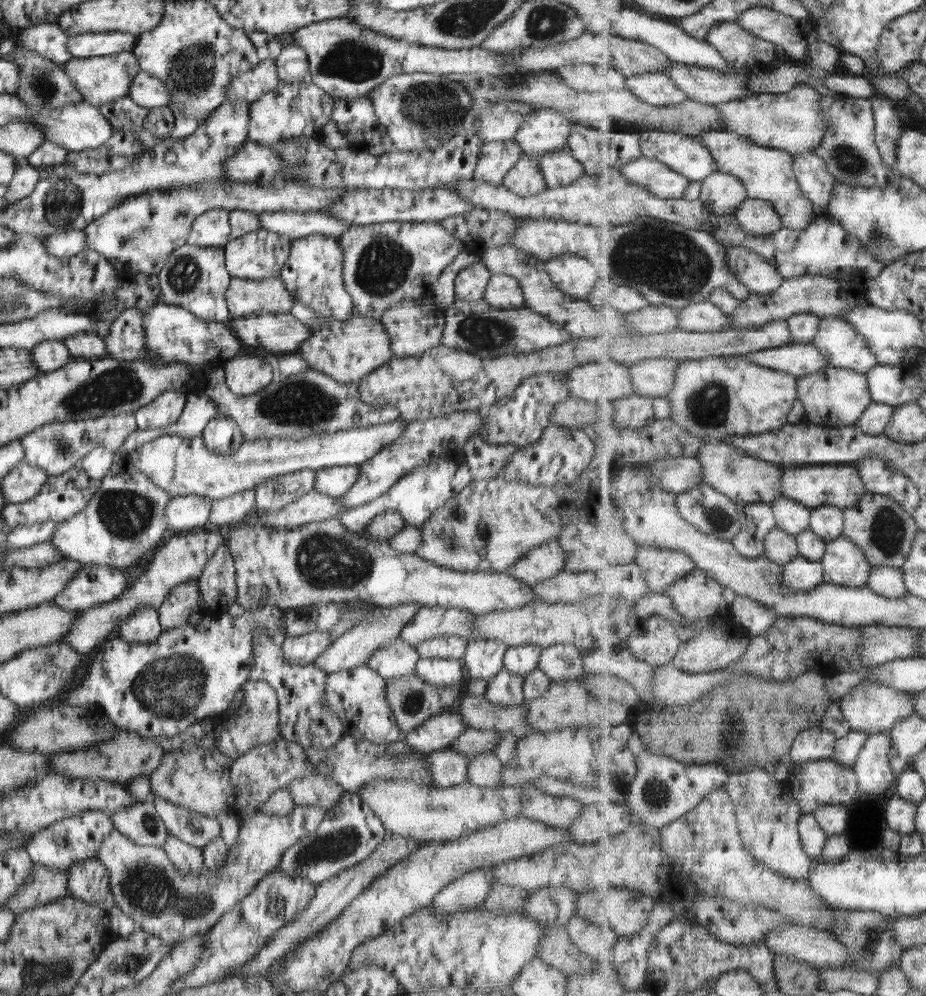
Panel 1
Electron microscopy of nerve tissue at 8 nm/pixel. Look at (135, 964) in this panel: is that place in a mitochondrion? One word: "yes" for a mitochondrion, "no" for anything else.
yes

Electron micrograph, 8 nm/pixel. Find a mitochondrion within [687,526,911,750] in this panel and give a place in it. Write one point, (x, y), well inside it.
(802, 639)

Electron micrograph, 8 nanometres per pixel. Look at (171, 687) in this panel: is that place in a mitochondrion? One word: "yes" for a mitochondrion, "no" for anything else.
yes

